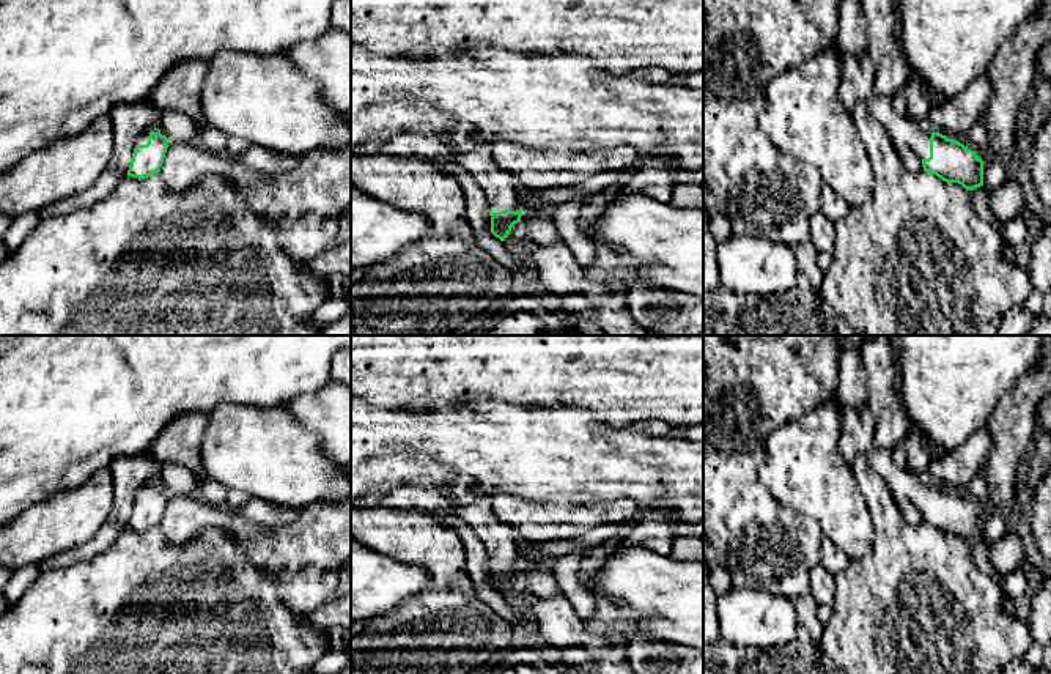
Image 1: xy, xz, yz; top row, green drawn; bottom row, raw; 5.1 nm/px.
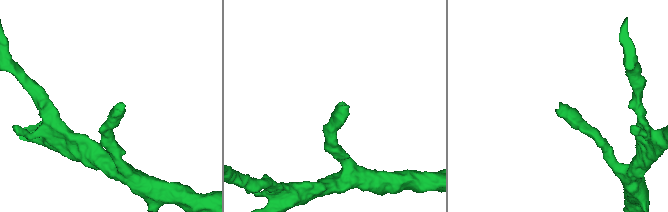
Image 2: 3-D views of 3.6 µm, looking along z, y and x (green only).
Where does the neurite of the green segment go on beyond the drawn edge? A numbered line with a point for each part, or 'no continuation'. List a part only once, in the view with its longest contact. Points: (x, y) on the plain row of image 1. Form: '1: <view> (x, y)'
1: yz (856, 424)

